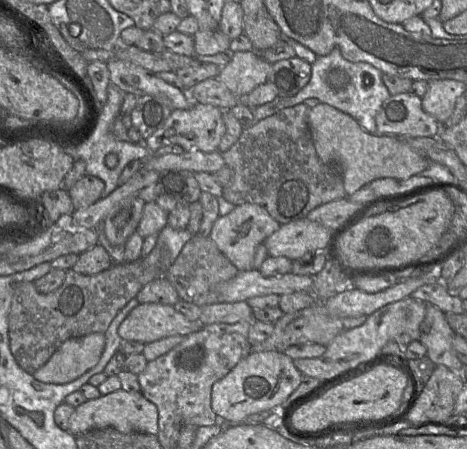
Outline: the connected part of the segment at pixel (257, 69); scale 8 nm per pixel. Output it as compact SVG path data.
M256 51L235 52L232 59L220 68L217 78L233 94L247 96L268 81L271 65Z

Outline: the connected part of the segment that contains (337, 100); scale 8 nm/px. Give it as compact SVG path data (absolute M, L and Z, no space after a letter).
M339 49L328 55L318 56L311 64L311 78L308 84L292 97L277 96L273 101L253 109L253 119L244 128L250 127L282 109L304 103L306 99L316 98L354 118L359 125L371 134L377 134L376 115L382 103L391 95L382 81L383 73L367 62L350 62Z

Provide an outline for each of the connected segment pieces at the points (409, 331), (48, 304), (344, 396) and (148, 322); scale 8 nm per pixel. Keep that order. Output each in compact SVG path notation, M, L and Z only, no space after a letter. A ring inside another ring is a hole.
M410 297L387 304L372 314L366 321L355 328L338 334L327 346L324 354L318 358L302 358L293 360L294 366L302 375L318 379L318 382L330 378L337 373L374 360L388 342L407 345L419 340L420 325L426 315L427 304Z
M141 258L133 262L113 263L107 270L95 275L84 275L68 269L63 284L51 293L39 292L30 281L13 283L8 315L9 346L13 357L24 371L33 375L67 339L96 332L104 333L127 303L136 298L146 284L159 276L163 276L159 266L144 267Z
M380 365L301 406L294 413L292 424L299 430L311 431L326 427L336 421L389 416L398 410L406 387L407 378L401 371L390 366Z
M140 303L123 320L118 328L122 340L151 343L170 336L187 336L203 328L200 321L190 321L170 305Z

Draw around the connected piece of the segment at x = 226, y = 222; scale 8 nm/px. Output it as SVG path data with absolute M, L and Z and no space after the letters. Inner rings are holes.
M245 203L236 206L228 214L220 216L215 221L209 237L239 271L248 271L253 269L257 247L278 230L280 225L262 206Z

